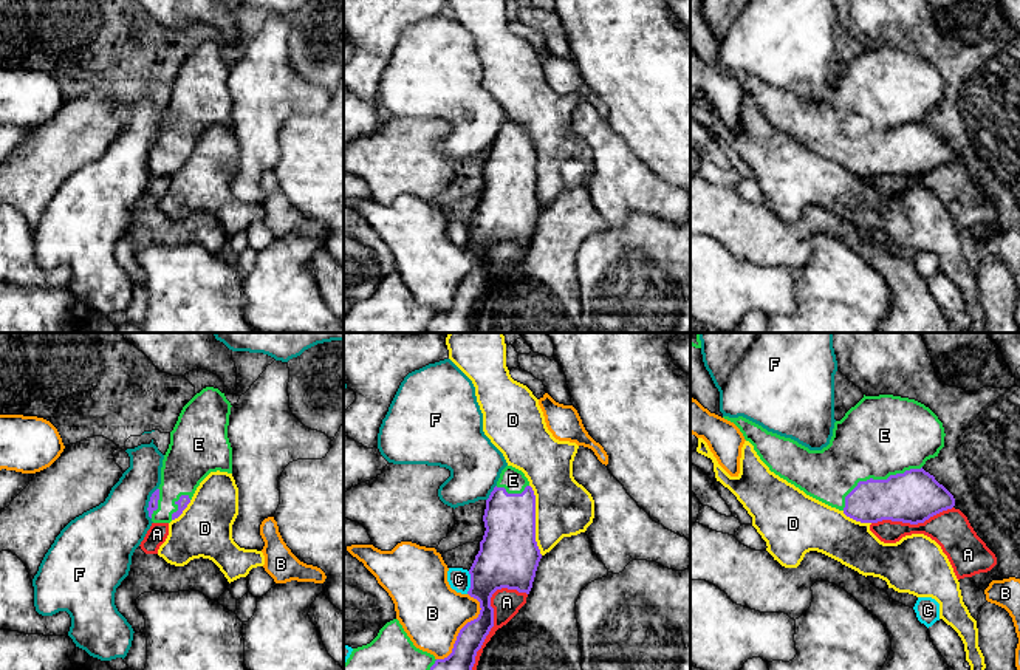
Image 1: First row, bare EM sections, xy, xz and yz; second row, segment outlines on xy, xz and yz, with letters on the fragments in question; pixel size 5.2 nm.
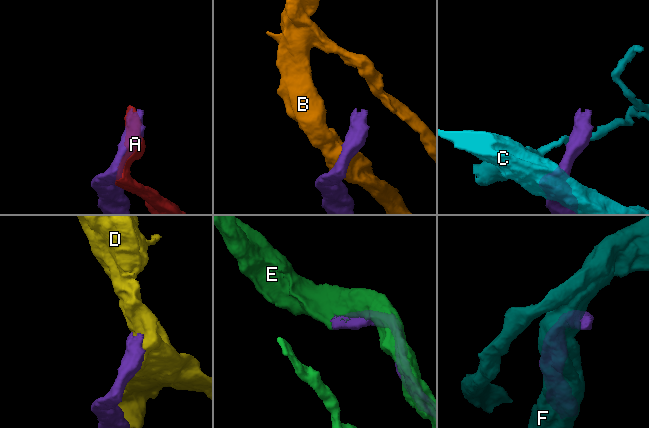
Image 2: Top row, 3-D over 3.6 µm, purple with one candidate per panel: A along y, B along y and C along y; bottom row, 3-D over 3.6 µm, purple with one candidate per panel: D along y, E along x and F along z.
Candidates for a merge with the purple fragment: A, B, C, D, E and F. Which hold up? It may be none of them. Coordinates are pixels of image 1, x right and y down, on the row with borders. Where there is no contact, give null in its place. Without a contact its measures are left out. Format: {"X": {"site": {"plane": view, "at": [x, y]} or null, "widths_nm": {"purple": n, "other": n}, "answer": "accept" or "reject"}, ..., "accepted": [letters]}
{"A": {"site": {"plane": "xz", "at": [492, 616]}, "widths_nm": {"purple": 220, "other": 140}, "answer": "reject"}, "B": {"site": {"plane": "xz", "at": [463, 627]}, "widths_nm": {"purple": 140, "other": 320}, "answer": "reject"}, "C": {"site": {"plane": "xz", "at": [471, 582]}, "widths_nm": {"purple": 320, "other": 120}, "answer": "reject"}, "D": {"site": {"plane": "xz", "at": [534, 520]}, "widths_nm": {"purple": 320, "other": 300}, "answer": "reject"}, "E": {"site": {"plane": "yz", "at": [876, 480]}, "widths_nm": {"purple": 280, "other": 420}, "answer": "accept"}, "F": {"site": {"plane": "xy", "at": [149, 503]}, "widths_nm": {"purple": 50, "other": 300}, "answer": "reject"}, "accepted": ["E"]}

